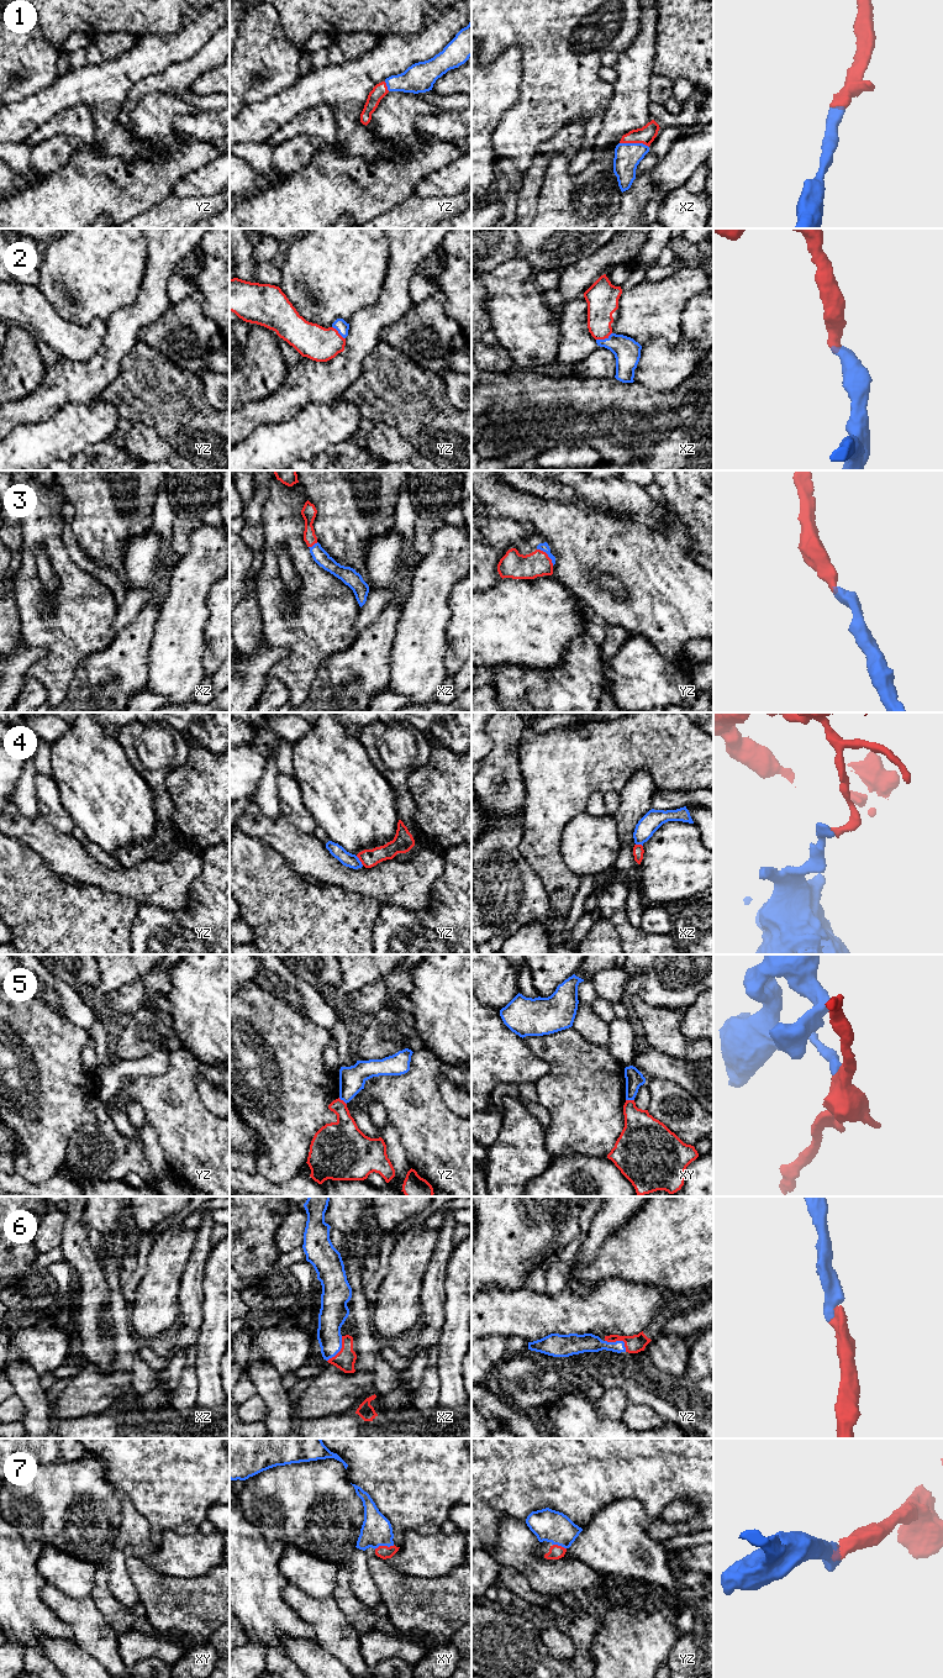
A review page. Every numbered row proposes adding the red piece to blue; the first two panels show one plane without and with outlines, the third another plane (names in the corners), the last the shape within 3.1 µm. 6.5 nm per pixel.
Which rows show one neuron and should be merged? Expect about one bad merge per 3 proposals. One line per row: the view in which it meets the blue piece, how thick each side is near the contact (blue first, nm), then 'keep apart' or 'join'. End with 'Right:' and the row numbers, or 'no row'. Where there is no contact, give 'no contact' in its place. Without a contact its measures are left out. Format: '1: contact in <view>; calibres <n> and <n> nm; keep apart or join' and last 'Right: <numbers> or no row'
1: contact in xz; calibres 180 and 120 nm; join
2: contact in xz; calibres 180 and 200 nm; join
3: contact in yz; calibres 60 and 170 nm; join
4: contact in yz; calibres 90 and 120 nm; keep apart
5: contact in xy; calibres 110 and 260 nm; keep apart
6: contact in yz; calibres 130 and 120 nm; join
7: contact in xy; calibres 200 and 90 nm; join
Right: 1, 2, 3, 6, 7

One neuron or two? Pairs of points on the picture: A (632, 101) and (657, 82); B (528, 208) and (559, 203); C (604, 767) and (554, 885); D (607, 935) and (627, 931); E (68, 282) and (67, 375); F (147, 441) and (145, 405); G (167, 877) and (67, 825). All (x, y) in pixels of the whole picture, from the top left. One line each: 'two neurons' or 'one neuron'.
A: two neurons
B: two neurons
C: one neuron
D: two neurons
E: two neurons
F: two neurons
G: two neurons

